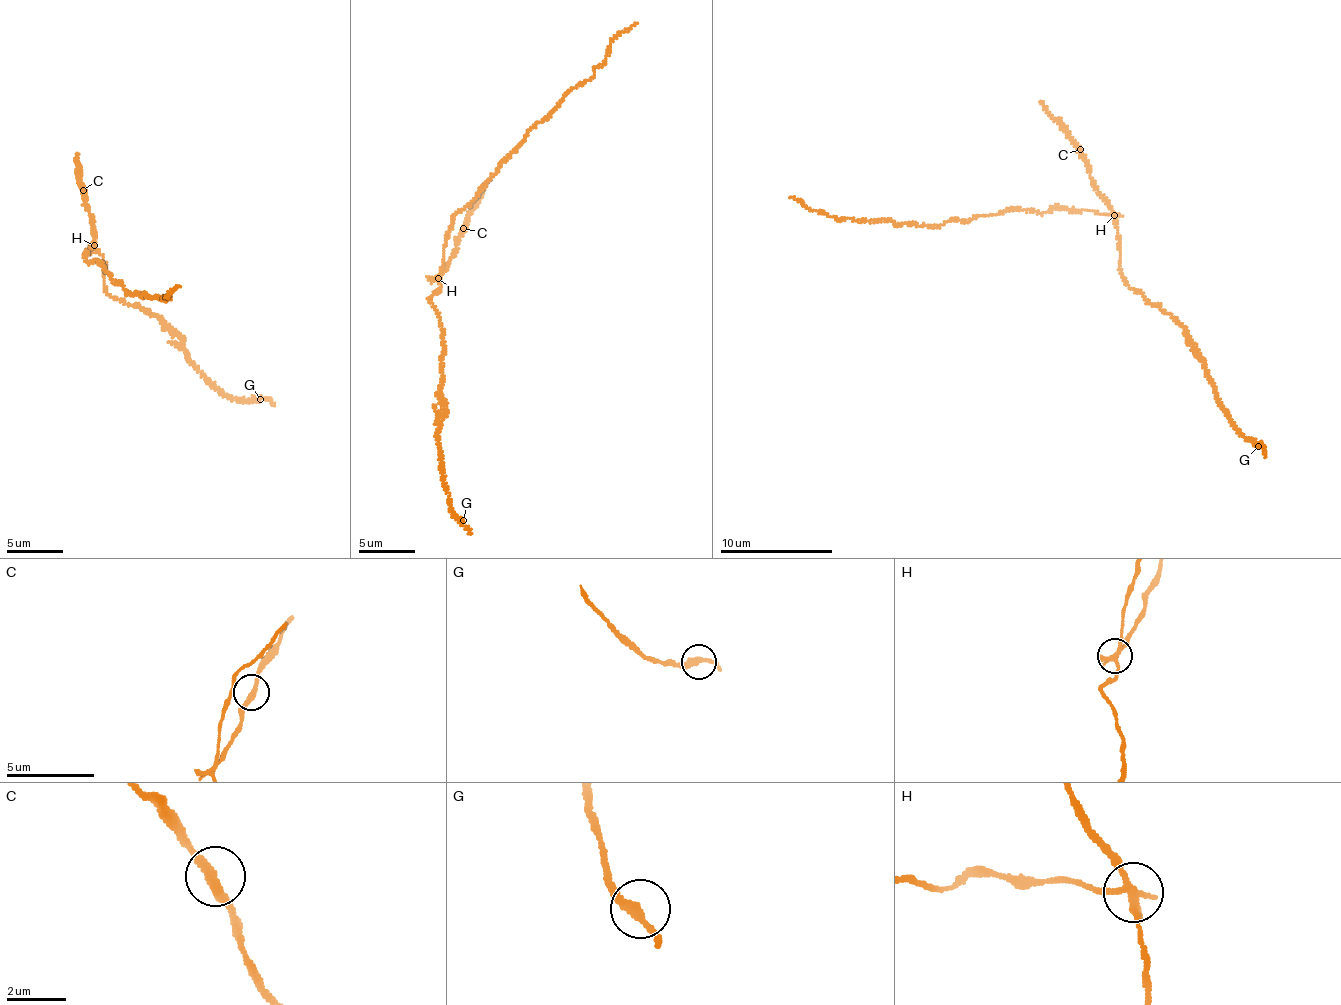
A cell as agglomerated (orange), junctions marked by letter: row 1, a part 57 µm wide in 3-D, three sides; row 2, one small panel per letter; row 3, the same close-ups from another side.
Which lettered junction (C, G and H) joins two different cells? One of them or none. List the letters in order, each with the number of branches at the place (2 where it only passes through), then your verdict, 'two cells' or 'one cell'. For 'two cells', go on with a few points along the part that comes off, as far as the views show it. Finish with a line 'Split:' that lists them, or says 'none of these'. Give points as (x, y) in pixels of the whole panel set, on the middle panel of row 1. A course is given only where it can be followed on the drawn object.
C: 2 branches meet; one cell
G: 2 branches meet; one cell
H: 3 branches meet; two cells; foreign part runs (437, 278), (451, 219), (538, 123), (594, 75), (613, 42), (637, 23)
Split: H

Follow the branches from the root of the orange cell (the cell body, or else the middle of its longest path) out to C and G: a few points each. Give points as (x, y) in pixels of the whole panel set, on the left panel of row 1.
C: (95, 246), (89, 207), (86, 204), (83, 190)
G: (95, 246), (103, 257), (107, 292), (157, 314), (180, 336), (190, 365), (212, 384), (240, 399), (260, 399)

